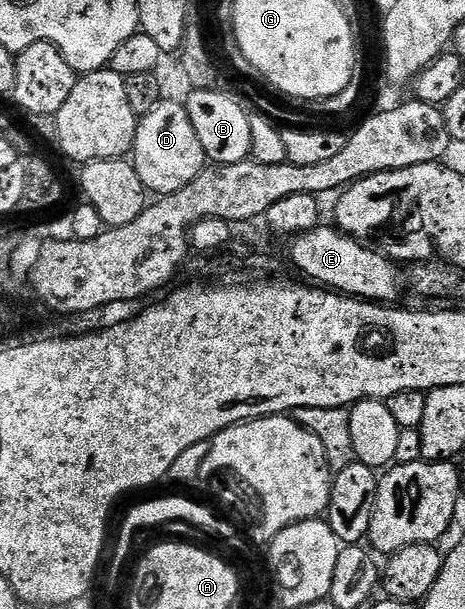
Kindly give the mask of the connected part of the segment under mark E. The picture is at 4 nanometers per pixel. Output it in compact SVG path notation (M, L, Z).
M326 223L320 224L310 233L300 233L291 245L291 261L316 286L326 287L328 290L357 297L364 301L376 303L391 303L399 293L401 273L395 269L396 262L382 253L368 249L366 245L348 237L346 233Z

